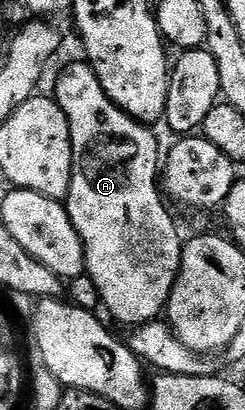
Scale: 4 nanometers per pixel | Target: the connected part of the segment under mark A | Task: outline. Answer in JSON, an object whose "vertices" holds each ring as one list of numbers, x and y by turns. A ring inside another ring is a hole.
{"vertices":[[88,62,71,64,64,69,60,79,57,81,53,98,65,113,65,117,69,121,69,129,71,130,71,184,65,196,65,206,83,242,86,274,90,275,91,280,97,285,99,298,105,311,107,307,108,313,117,322,138,325,148,323,151,320,158,320,164,314,167,299,170,297,171,290,175,284,175,278,179,275,184,240,182,238,179,239,179,231,175,228,175,223,171,220,170,213,167,212,168,204,165,202,164,196,161,194,160,184,157,182,157,168,161,163,161,151,159,155,159,143,155,140,154,133,151,132,154,130,150,126,140,123,138,119,132,119,117,104,112,103,107,98,105,89,101,89,101,85,97,81,95,70,91,68,91,64]]}

